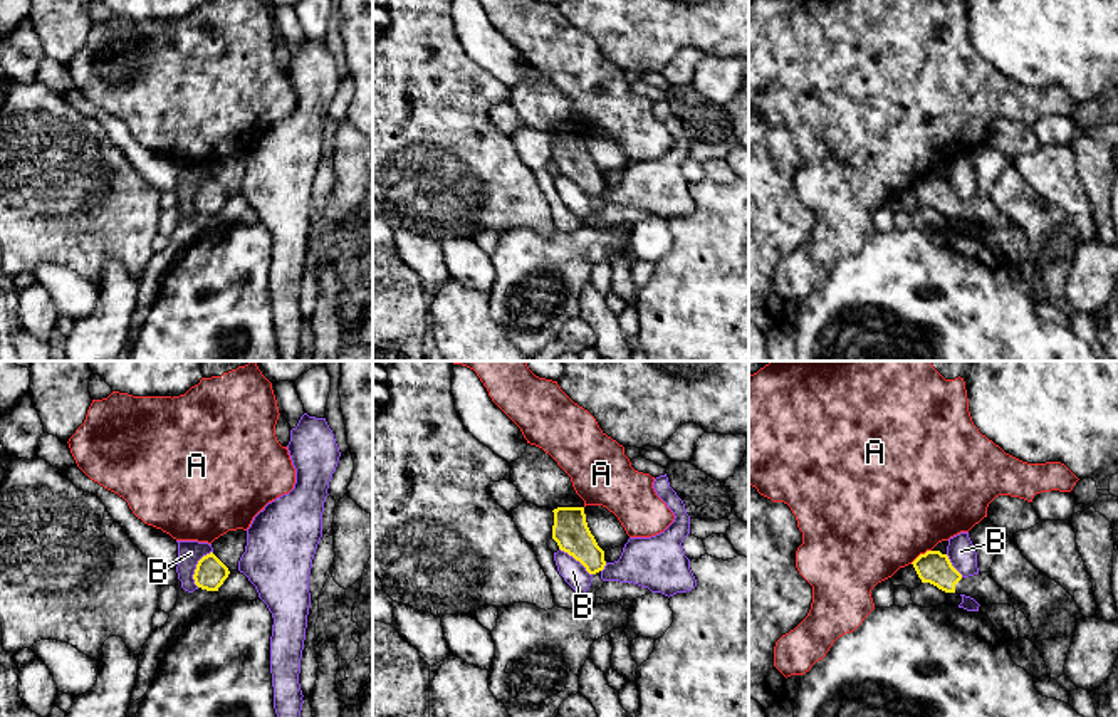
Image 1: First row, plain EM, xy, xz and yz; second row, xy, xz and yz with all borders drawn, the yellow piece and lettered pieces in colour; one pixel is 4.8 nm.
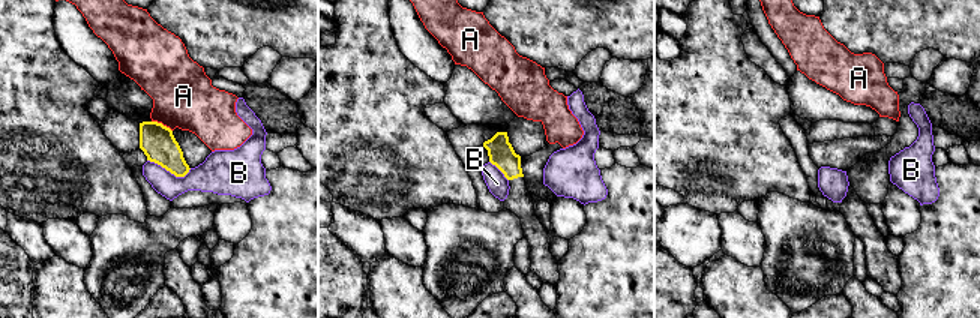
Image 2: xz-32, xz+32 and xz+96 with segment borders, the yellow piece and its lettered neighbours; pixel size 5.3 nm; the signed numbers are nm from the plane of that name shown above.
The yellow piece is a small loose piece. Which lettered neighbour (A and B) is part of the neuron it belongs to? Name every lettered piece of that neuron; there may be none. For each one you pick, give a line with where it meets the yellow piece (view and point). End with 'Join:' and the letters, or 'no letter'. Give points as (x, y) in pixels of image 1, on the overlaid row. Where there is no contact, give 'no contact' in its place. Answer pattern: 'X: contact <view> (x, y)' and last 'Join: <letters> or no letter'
Join: no letter

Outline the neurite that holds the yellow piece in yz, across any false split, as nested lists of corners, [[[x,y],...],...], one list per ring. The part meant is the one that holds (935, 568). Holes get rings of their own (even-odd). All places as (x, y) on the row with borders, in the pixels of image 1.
[[[927,551],[913,563],[922,583],[930,583],[945,593],[957,593],[974,598],[980,606],[1009,604],[1011,596],[992,579],[990,573],[979,573],[964,578],[940,551]]]

